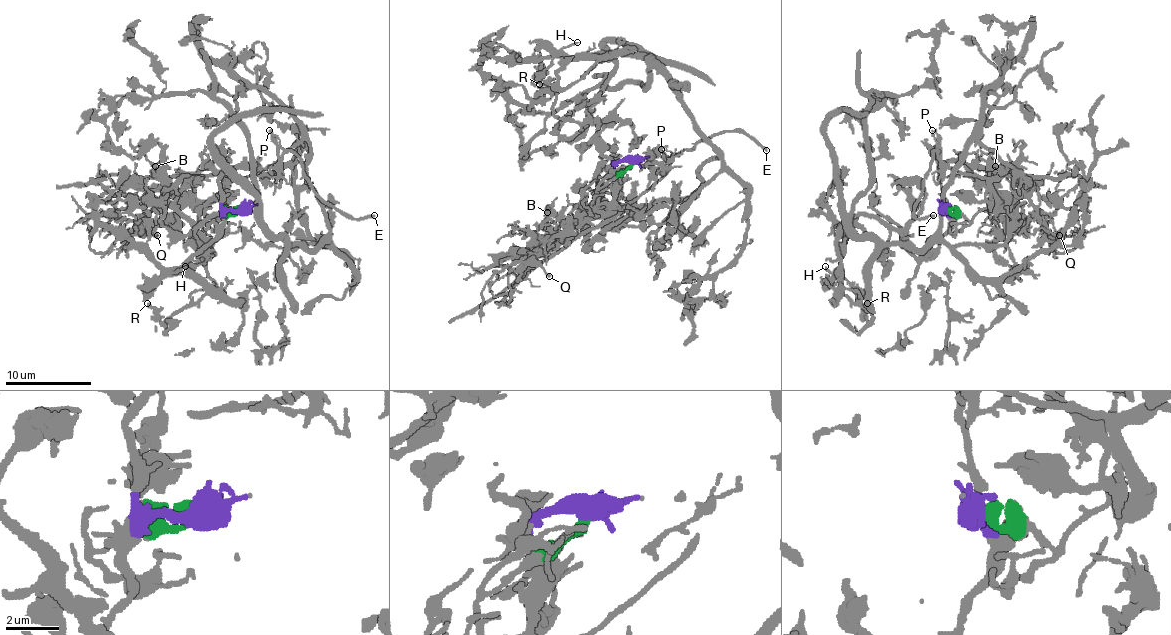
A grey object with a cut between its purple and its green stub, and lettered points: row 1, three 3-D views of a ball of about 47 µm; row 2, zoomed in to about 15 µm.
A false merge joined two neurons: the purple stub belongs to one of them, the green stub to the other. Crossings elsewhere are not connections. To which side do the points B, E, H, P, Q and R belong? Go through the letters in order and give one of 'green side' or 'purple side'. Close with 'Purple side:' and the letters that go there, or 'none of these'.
B: green side
E: green side
H: purple side
P: green side
Q: green side
R: purple side
Purple side: H, R

